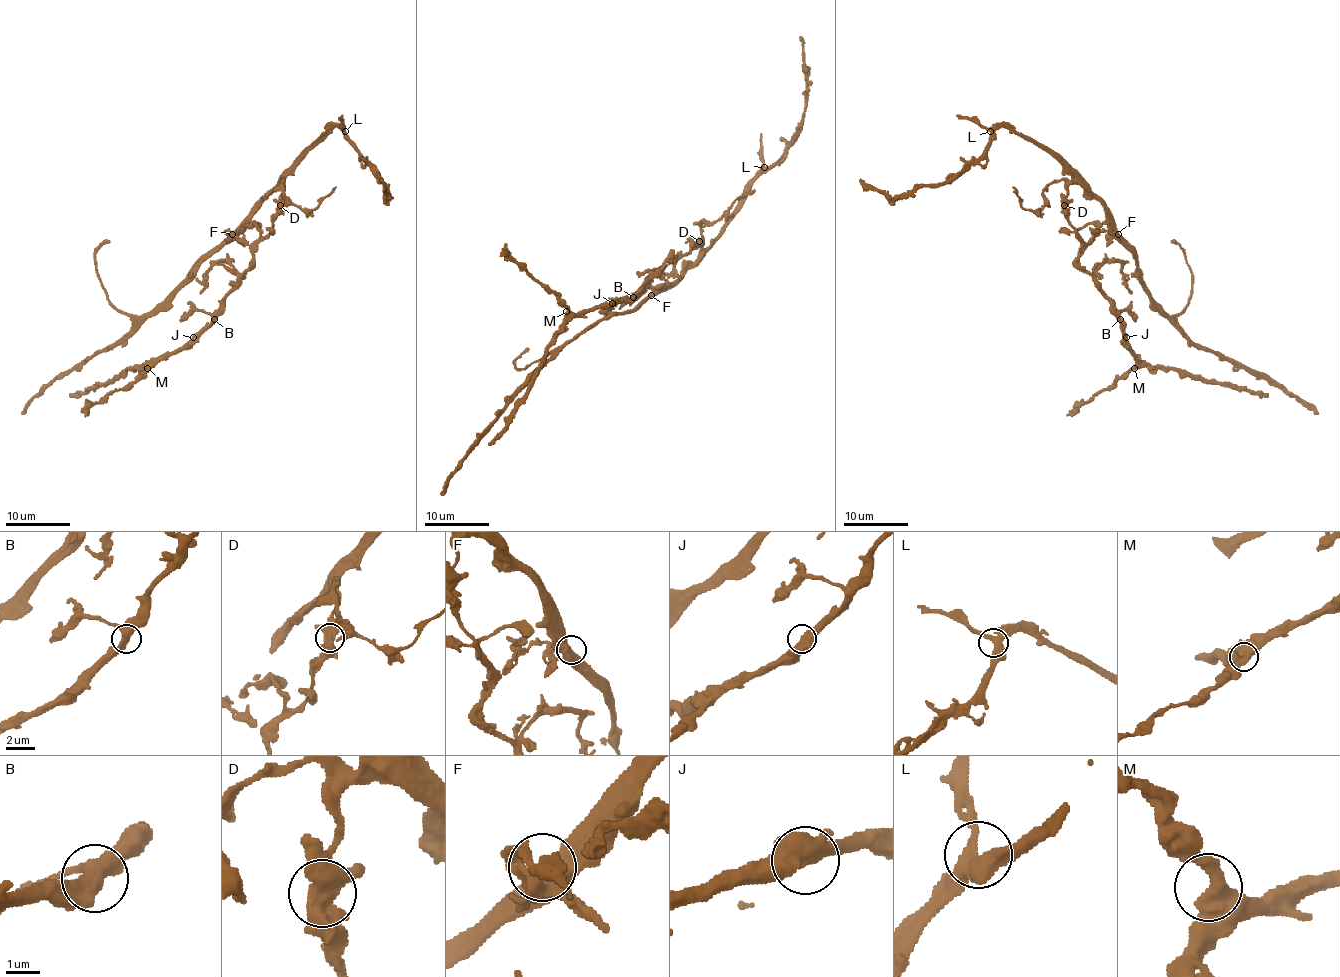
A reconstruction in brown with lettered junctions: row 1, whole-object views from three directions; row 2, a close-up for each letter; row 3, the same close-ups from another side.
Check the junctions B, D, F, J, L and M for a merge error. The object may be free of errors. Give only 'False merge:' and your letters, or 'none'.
False merge: D

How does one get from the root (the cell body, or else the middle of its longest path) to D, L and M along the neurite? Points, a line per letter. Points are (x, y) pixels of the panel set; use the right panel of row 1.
D: (1099, 234), (1087, 245), (1069, 222), (1065, 204)
L: (1099, 234), (1113, 235), (1113, 217), (1066, 167), (1040, 146), (1006, 127), (995, 127), (990, 131)
M: (1099, 234), (1082, 250), (1078, 263), (1108, 300), (1110, 311), (1120, 323), (1123, 340), (1136, 355), (1134, 368)

